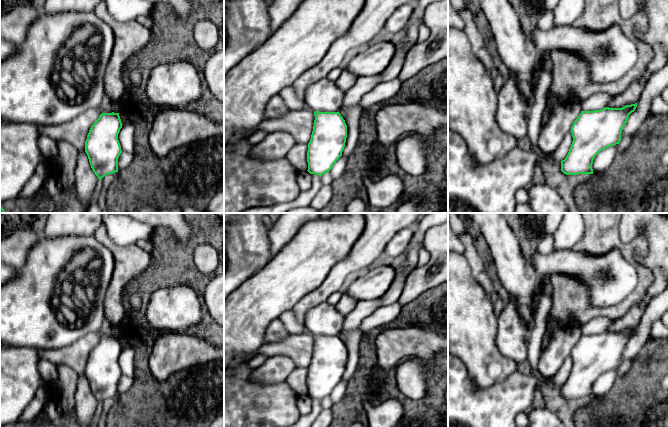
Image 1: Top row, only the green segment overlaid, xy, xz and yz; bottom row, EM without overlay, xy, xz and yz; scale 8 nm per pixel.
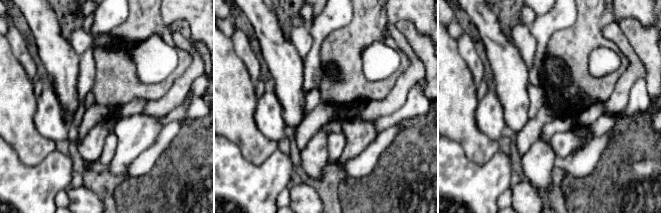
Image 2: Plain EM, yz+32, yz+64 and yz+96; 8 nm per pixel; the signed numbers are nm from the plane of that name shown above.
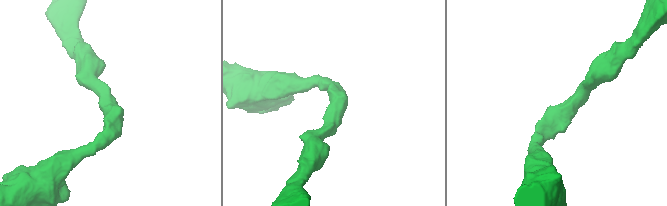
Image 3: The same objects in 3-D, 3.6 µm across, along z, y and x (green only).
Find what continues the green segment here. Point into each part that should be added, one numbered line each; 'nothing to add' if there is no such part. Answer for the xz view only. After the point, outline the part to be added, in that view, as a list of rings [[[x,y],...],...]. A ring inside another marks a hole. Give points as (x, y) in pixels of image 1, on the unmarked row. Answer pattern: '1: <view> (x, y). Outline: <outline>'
nothing to add

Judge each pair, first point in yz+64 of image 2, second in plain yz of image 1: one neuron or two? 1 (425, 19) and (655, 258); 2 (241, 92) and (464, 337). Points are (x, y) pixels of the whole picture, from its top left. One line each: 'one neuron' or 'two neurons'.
1: one neuron
2: one neuron

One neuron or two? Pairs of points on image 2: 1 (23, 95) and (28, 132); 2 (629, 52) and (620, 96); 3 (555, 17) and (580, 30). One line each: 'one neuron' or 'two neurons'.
1: one neuron
2: one neuron
3: two neurons

